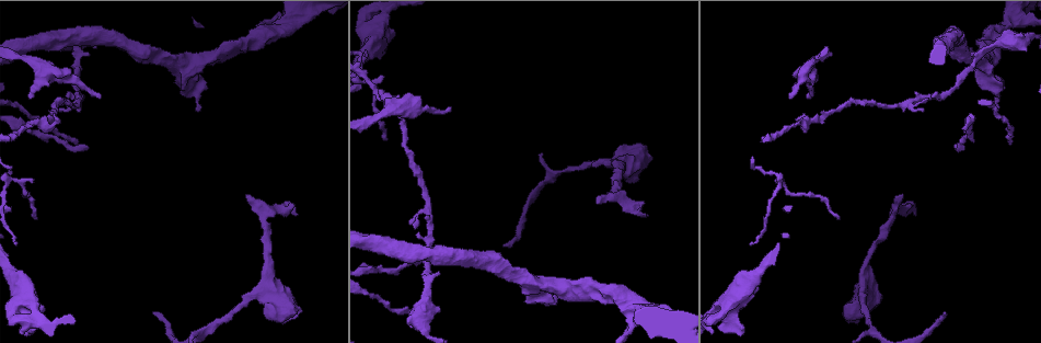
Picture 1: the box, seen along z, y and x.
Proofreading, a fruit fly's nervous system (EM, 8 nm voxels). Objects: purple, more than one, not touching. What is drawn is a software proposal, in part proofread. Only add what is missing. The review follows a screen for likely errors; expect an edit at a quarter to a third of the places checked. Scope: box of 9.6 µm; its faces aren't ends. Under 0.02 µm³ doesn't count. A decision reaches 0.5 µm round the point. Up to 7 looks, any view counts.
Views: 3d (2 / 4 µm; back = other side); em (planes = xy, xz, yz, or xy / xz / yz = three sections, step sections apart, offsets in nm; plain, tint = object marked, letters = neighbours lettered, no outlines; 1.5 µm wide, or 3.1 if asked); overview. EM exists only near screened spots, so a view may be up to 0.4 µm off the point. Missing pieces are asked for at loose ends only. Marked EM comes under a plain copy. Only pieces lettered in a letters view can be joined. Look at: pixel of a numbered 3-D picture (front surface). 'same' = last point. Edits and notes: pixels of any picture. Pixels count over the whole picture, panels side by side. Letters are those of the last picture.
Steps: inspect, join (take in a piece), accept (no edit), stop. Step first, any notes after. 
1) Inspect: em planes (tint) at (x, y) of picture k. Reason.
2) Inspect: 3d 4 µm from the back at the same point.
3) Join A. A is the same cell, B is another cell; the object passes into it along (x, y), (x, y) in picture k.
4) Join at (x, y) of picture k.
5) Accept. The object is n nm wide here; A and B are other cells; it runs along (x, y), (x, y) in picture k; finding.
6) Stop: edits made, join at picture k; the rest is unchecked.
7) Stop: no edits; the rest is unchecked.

Inspect: 3d 4 µm at (34, 330) of picture 1. Stops while still wide.

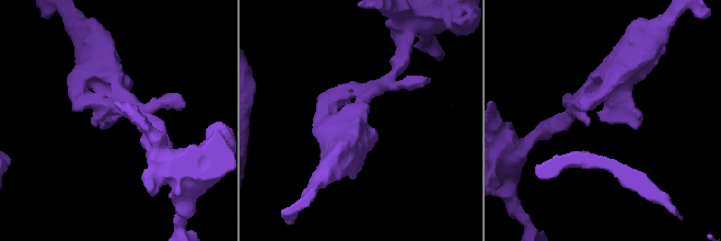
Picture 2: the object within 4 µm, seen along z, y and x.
Inspect: em xz step 8 (letters) at (601, 118) of picture 2.

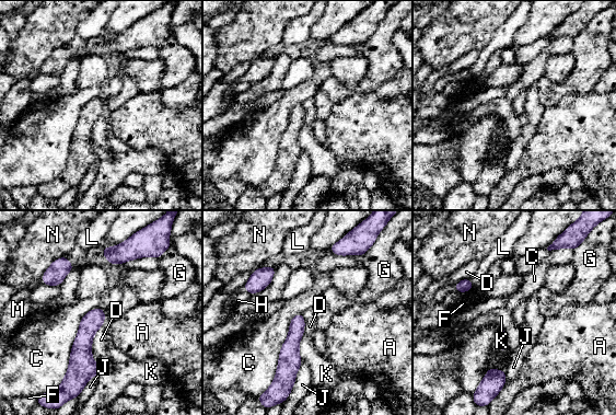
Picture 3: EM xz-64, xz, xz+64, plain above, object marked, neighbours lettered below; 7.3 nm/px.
Inspect: em xy step 4 (letters) at the same point.

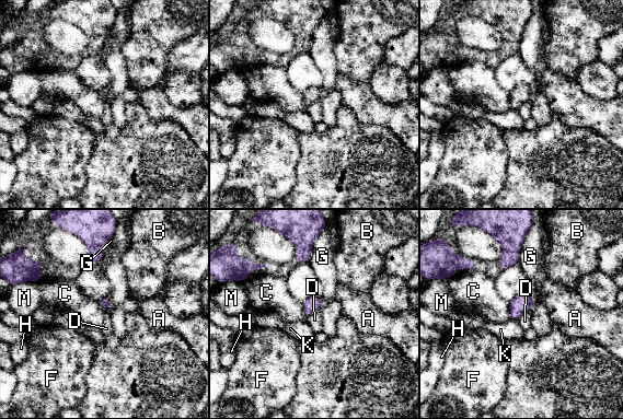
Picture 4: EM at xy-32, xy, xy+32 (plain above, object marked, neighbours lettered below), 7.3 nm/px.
Accept. A, B, C, D, F, G, H, K and M are other cells; a border runs along (530, 309), (516, 319) in picture 4; none of them fits.

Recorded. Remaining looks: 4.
Inspect: em xy step 4 (letters) at (790, 97) of picture 1. Thin end.

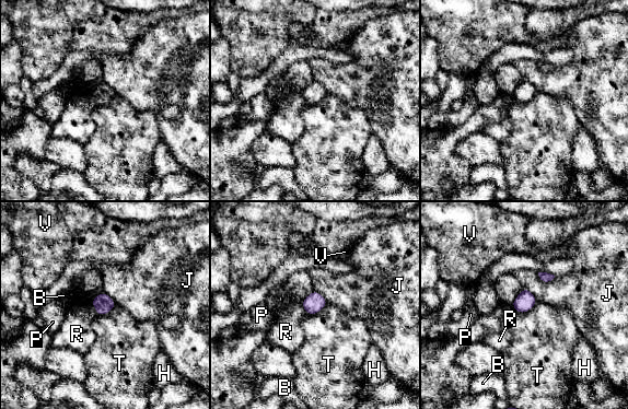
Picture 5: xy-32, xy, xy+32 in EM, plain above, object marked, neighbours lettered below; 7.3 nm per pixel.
Inspect: em planes (letters) at the same point.

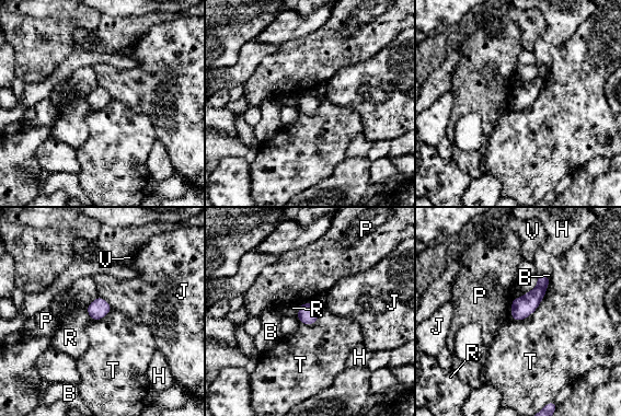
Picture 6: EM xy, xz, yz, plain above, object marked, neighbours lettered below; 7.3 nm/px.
Accept. The longest contact is with T, 420 nm; B, H, J, P, R, T and V are other cells; a border runs along (551, 278), (539, 305), (513, 320) in picture 6; none of them fits.

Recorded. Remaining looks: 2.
Inspect: em xz step 8 (tint) at (99, 97) of picture 1. Thin end.

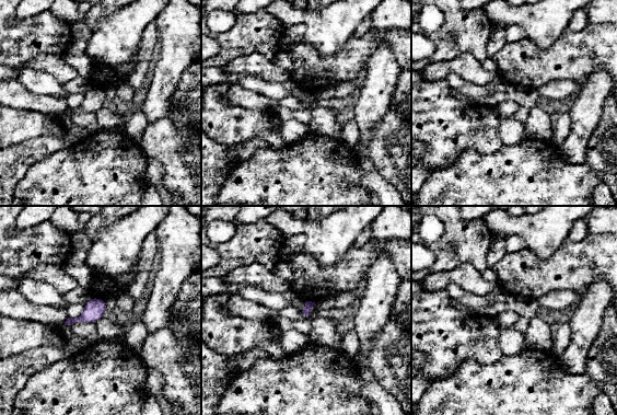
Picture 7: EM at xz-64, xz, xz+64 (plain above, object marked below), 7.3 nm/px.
Inspect: em planes (letters) at the same point. Another direction.

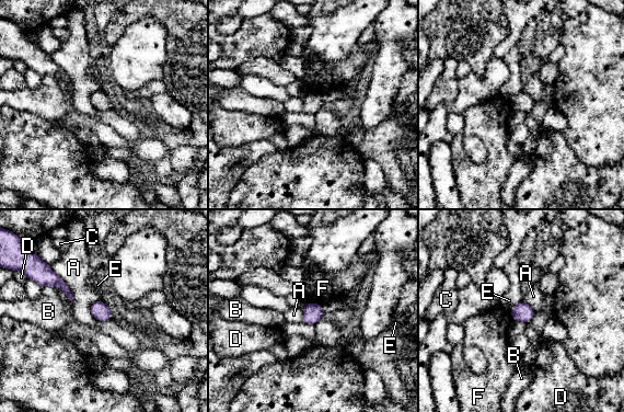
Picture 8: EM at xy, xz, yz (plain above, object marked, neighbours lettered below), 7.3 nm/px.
Accept. The object is 140 nm wide here; the longest contact is with A, 340 nm; A, B, C, D, E and F are other cells; no lettered piece goes on from it.

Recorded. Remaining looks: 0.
Stop: no edits; the rest is unchecked.

